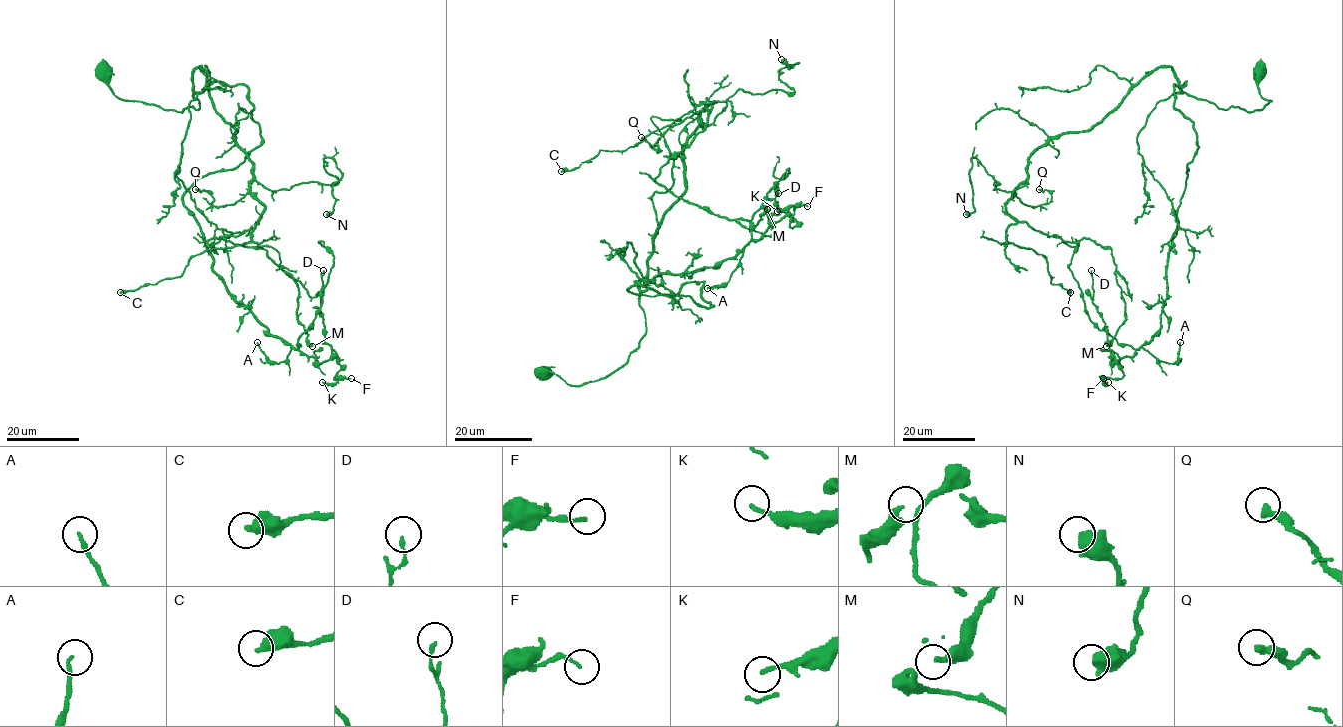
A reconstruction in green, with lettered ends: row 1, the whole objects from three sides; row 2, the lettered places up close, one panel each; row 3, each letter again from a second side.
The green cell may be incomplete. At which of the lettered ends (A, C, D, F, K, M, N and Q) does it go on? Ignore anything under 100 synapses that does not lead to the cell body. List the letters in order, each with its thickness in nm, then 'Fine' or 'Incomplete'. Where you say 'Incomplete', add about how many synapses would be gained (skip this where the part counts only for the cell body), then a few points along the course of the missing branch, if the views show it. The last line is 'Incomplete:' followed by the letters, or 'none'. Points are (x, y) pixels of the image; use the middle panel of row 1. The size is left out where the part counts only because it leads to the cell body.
A: Thickness 140 nm. Fine
C: Thickness 440 nm. Fine
D: Thickness 120 nm. Fine
F: Thickness 120 nm. Fine
K: Thickness 170 nm. Fine
M: Thickness 240 nm. Fine
N: Thickness 550 nm. Fine
Q: Thickness 340 nm. Fine
Incomplete: none

